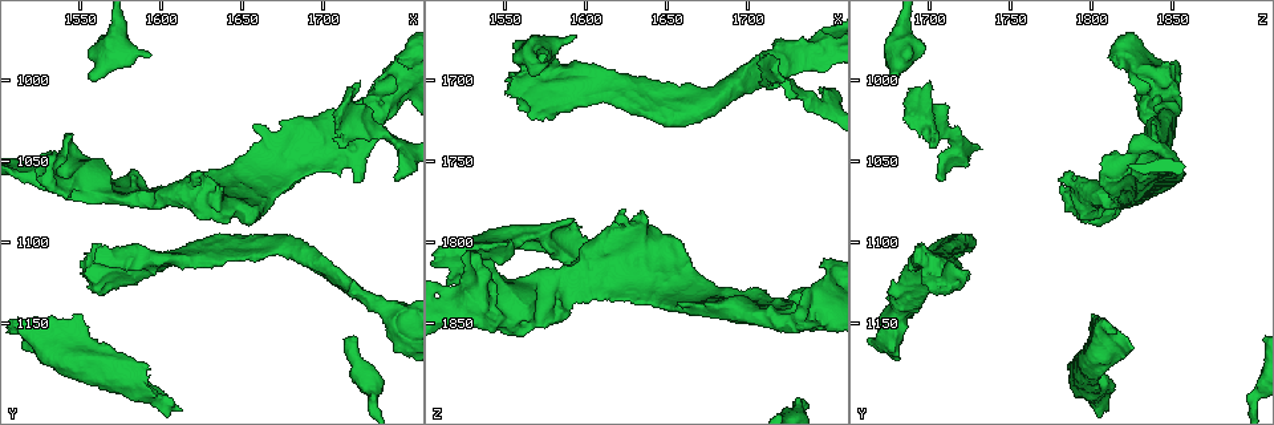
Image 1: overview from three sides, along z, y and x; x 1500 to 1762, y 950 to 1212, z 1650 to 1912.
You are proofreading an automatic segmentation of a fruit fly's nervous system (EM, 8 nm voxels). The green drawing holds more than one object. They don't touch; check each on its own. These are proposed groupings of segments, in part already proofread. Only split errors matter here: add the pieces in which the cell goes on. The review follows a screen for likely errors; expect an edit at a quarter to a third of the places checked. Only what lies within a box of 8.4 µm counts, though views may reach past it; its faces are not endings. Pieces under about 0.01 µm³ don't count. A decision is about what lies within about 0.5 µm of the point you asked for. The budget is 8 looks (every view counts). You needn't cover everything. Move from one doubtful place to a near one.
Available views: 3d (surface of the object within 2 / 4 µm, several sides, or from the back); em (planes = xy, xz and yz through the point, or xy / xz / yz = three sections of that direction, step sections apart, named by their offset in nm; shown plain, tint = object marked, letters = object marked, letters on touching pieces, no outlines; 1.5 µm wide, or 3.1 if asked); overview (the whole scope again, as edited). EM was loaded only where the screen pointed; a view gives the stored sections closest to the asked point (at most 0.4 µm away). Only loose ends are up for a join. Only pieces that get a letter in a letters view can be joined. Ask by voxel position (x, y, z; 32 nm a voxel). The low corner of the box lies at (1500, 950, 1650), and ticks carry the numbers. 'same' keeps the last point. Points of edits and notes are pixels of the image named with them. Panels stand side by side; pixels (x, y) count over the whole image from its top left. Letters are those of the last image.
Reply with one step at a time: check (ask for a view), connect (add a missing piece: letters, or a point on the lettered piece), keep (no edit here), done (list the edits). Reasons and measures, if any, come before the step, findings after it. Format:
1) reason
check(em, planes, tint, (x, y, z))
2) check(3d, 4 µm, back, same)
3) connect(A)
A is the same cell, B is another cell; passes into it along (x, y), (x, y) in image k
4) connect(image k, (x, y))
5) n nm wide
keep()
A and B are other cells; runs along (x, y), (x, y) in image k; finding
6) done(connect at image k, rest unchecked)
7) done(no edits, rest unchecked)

branch stops here
check(em, planes, letters, (1706, 1026, 1682))

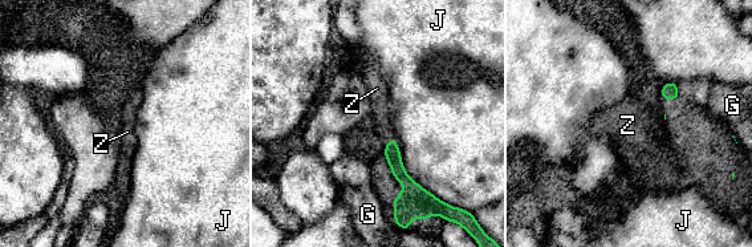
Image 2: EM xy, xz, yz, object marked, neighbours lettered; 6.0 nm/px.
connect(Z)
Z is the same cell, G and J are other cells; passes into it along (391, 150), (387, 142), (379, 109) in image 2; it goes on there

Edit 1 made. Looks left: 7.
check(overview)

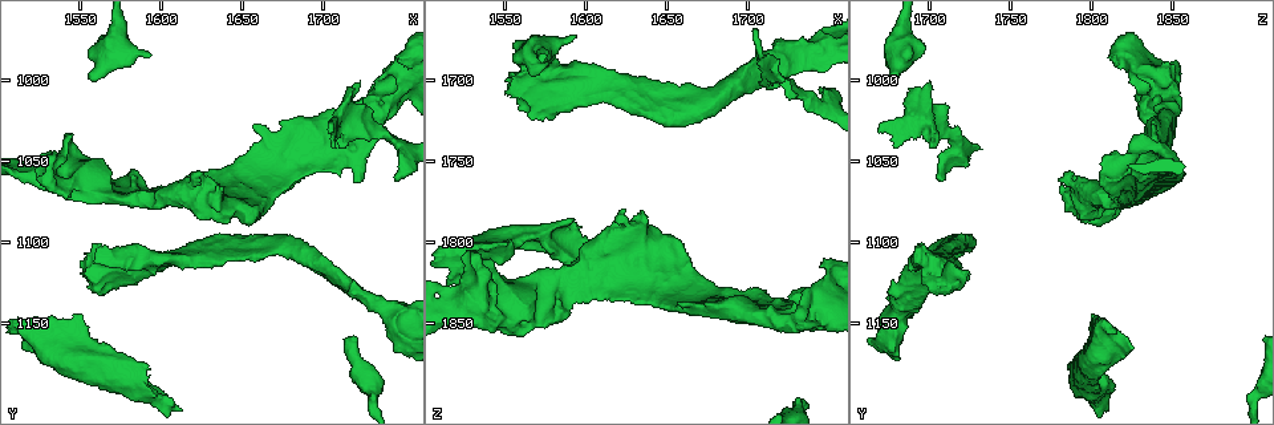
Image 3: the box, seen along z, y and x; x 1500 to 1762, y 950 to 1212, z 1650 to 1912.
an open end
check(3d, 2 µm, (1598, 1066, 1836))

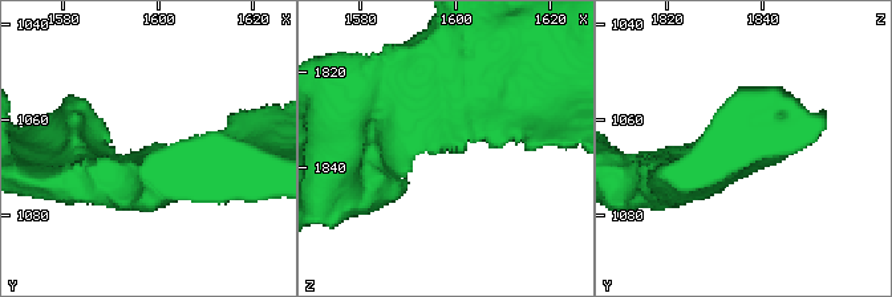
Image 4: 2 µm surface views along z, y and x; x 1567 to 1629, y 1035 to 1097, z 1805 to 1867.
check(em, planes, letters, (1597, 1067, 1837))

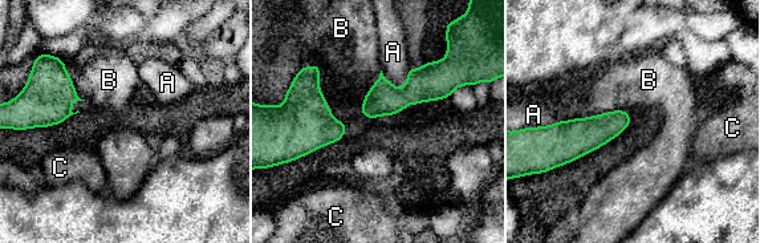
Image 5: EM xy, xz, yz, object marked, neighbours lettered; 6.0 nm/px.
160 nm wide
keep()
A, B and C are other cells; no lettered piece goes on from it

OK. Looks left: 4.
an open end
check(3d, 4 µm, (1544, 1144, 1802))

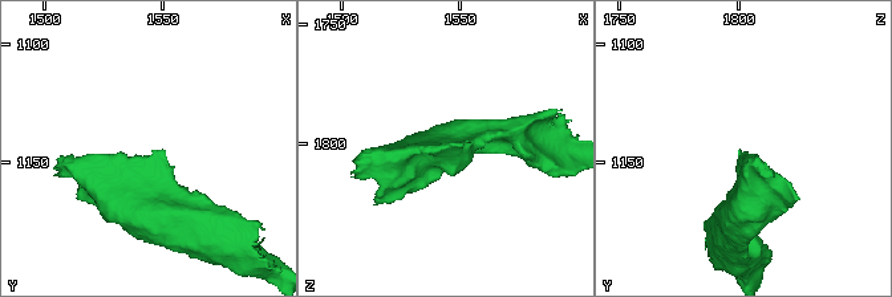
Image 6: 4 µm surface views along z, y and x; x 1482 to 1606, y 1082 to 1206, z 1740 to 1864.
check(em, planes, letters, (1547, 1144, 1801))

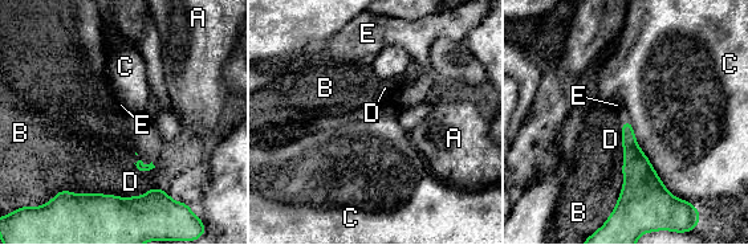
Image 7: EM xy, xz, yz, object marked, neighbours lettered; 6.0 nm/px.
keep()
A, B, C, D and E are other cells; border along (630, 121), (637, 145), (678, 197) in image 7; no lettered piece goes on from it

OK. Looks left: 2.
done(connect at image 2, rest unchecked)

